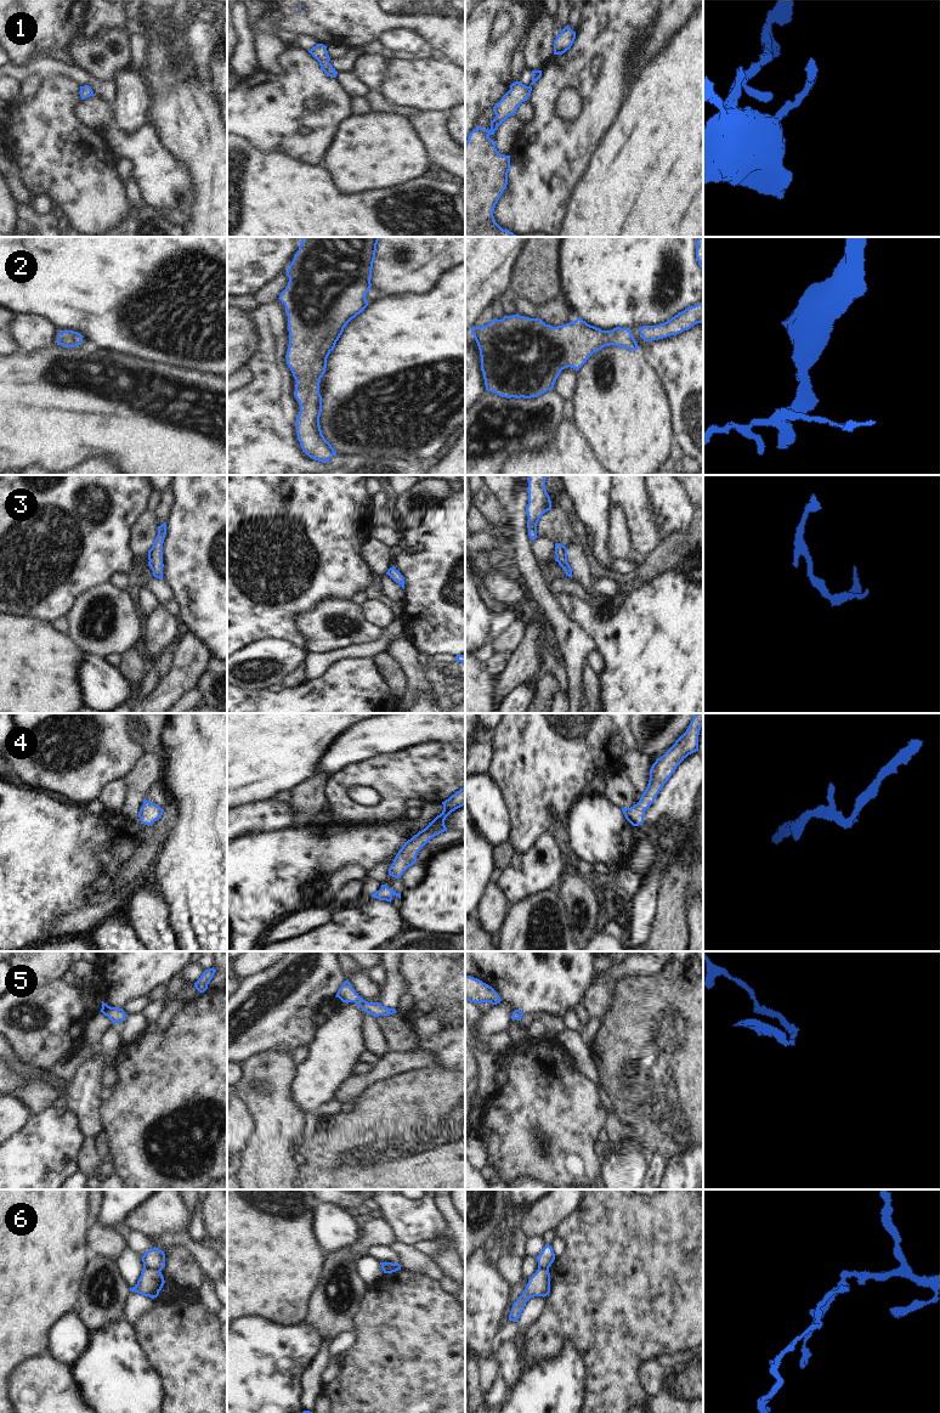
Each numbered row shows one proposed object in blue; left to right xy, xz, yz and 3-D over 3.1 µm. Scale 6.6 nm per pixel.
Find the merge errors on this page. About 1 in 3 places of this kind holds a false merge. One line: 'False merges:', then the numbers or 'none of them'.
False merges: 6

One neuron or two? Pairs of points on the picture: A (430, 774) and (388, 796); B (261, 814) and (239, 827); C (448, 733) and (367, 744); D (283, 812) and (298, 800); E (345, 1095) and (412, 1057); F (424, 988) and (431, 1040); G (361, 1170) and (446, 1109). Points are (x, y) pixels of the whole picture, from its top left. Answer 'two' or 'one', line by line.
A: one
B: one
C: one
D: two
E: one
F: one
G: one

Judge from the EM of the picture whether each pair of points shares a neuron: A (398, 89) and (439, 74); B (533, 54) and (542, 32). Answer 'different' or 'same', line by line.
A: same
B: same

